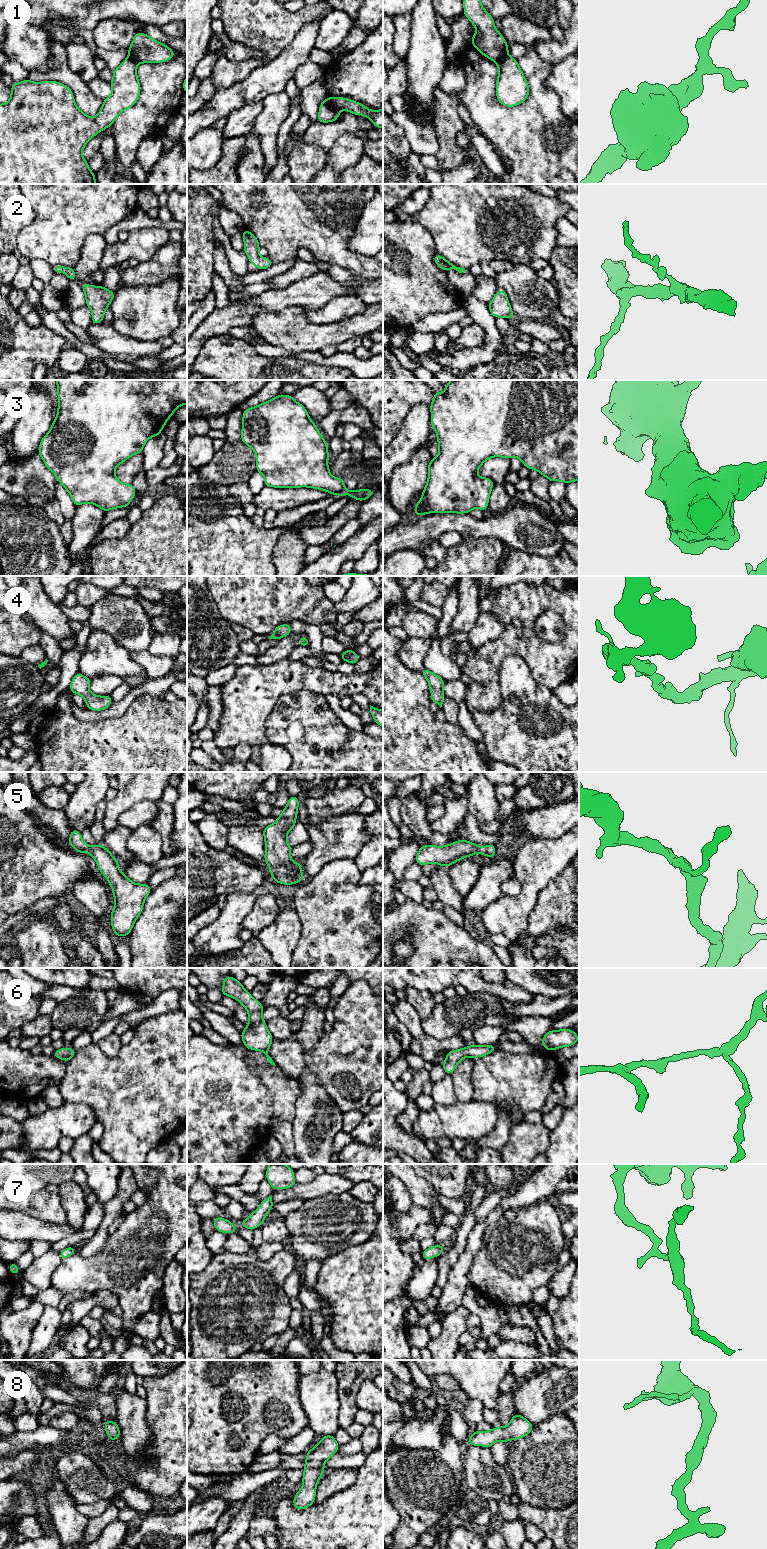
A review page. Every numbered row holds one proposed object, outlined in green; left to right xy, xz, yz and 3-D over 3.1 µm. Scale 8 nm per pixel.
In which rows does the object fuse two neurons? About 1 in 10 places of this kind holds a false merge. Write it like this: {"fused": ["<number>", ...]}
{"fused": ["1"]}

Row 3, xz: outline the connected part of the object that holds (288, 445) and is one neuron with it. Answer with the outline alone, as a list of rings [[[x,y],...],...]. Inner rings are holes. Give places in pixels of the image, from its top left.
[[[277,395],[275,398],[258,406],[243,410],[241,440],[253,449],[257,456],[256,471],[264,476],[265,486],[276,488],[309,487],[324,490],[332,495],[350,495],[355,500],[364,501],[370,498],[374,489],[347,491],[343,478],[335,478],[329,472],[327,441],[310,419],[305,407],[296,402],[291,395]]]

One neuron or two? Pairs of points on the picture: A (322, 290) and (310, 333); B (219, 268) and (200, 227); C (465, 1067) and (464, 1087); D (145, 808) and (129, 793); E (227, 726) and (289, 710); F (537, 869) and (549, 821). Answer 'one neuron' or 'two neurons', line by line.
A: two neurons
B: two neurons
C: one neuron
D: two neurons
E: two neurons
F: two neurons

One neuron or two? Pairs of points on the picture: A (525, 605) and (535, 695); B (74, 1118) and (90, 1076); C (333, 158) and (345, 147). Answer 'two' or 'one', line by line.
A: two
B: two
C: one

